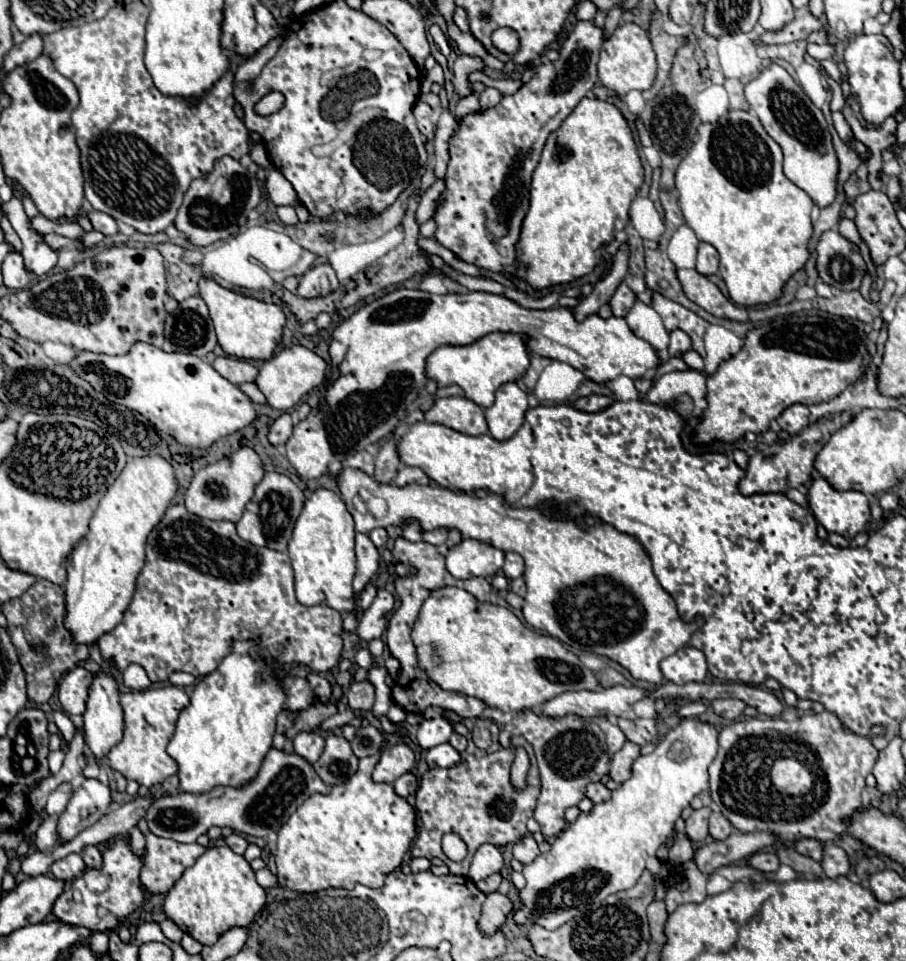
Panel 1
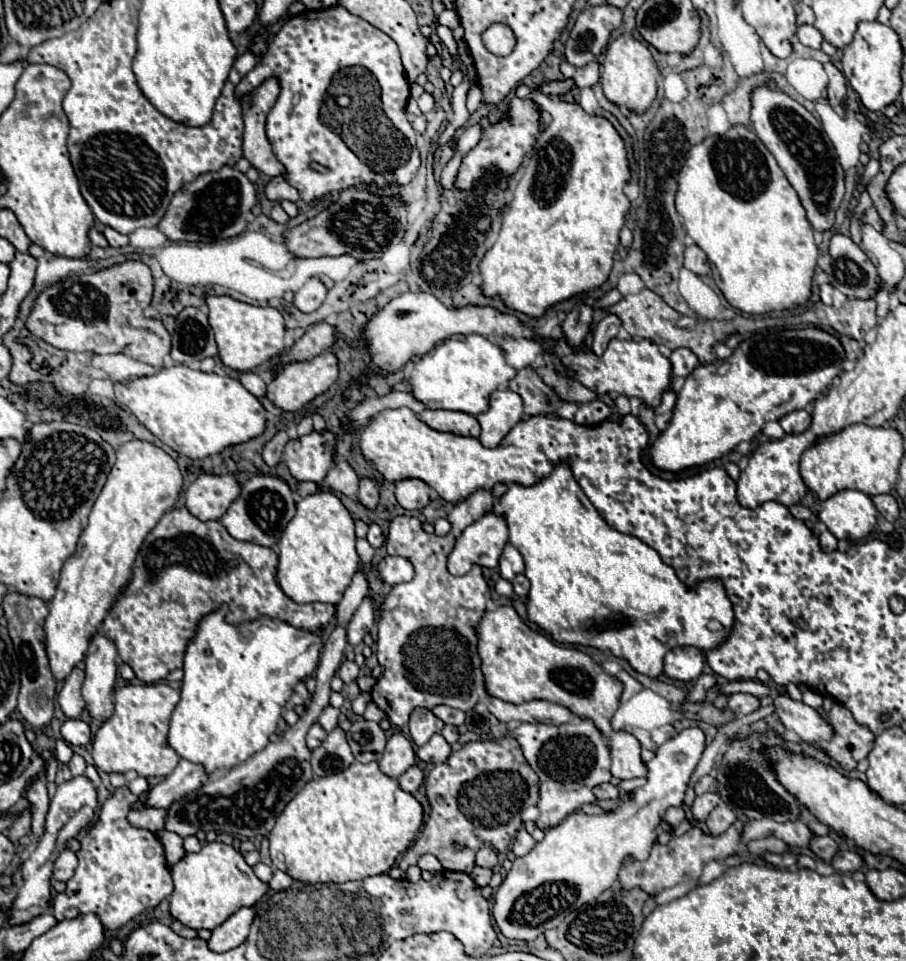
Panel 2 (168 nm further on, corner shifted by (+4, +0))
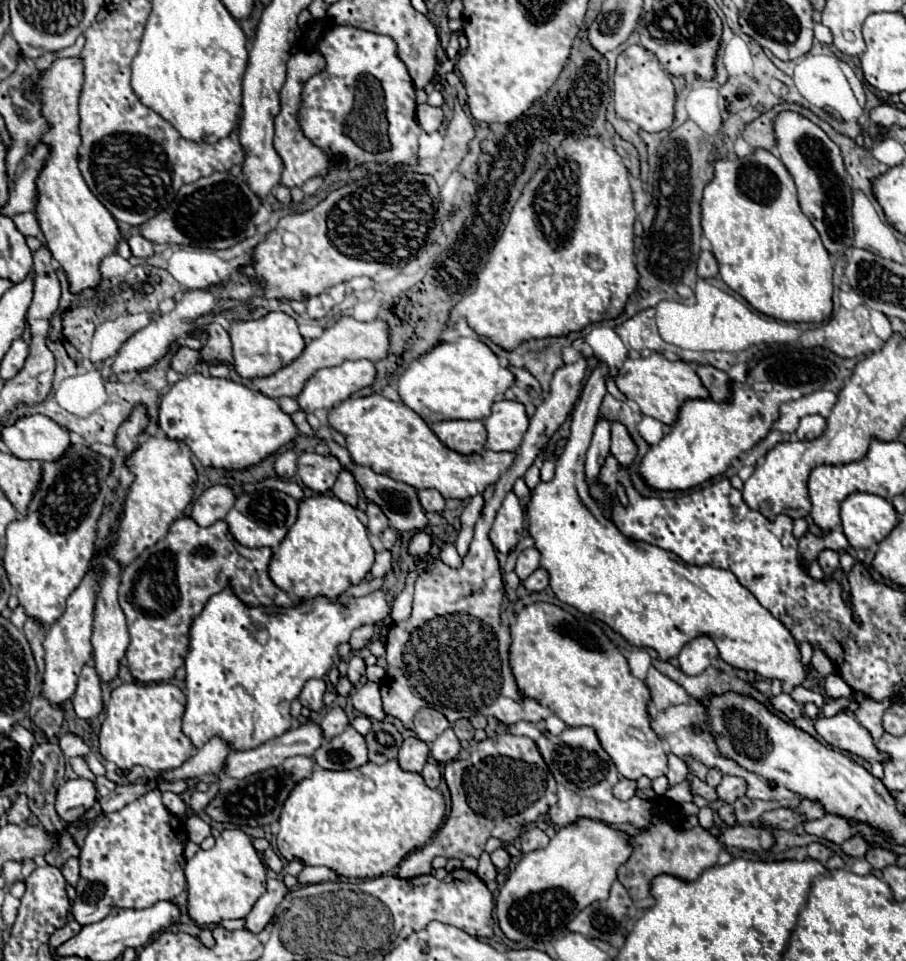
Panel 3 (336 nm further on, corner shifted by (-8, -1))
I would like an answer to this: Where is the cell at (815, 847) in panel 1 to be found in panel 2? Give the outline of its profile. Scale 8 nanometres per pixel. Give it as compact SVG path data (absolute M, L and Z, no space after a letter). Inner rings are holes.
M814 837L808 847L810 847L810 851L812 851L816 857L820 857L820 859L826 861L826 863L828 863L828 861L834 857L834 853L838 851L838 845L836 845L830 837Z

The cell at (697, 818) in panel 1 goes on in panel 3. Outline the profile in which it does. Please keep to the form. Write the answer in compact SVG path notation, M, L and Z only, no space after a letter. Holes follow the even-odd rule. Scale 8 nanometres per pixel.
M724 776L720 786L716 788L716 792L720 794L720 800L724 800L726 804L732 804L736 798L744 796L748 790L748 784L744 778L738 776Z

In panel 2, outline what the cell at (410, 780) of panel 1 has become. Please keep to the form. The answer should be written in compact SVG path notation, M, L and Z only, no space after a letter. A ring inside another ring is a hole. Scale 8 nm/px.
M410 767L400 779L398 779L398 783L400 783L400 787L404 789L404 791L408 791L408 793L414 793L420 785L422 785L422 779L424 779L424 773L420 771L420 767Z

